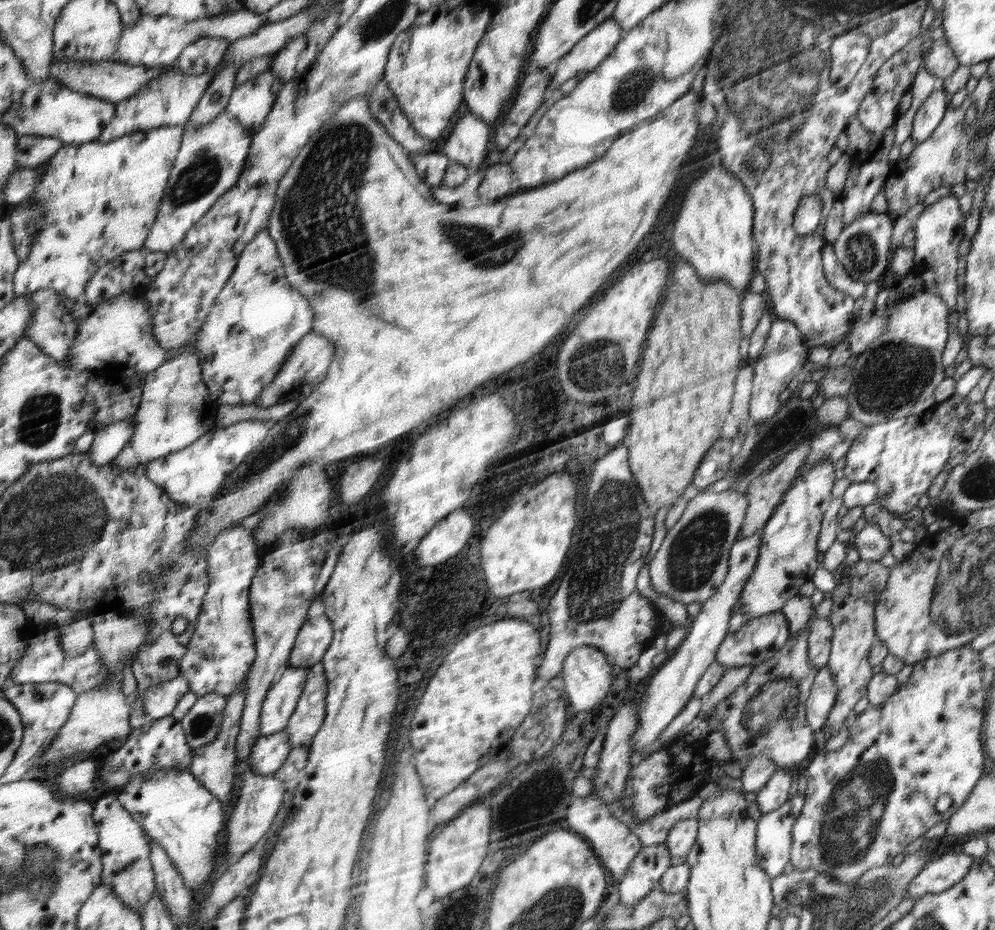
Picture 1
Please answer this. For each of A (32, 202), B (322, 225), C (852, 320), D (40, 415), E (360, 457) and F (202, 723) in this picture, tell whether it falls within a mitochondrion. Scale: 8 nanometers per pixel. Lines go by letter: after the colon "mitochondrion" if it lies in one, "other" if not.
A: other
B: mitochondrion
C: other
D: mitochondrion
E: other
F: mitochondrion

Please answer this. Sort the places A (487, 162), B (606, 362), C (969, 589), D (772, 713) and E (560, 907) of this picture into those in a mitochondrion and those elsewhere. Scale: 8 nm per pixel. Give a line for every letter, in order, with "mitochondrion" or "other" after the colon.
A: other
B: mitochondrion
C: mitochondrion
D: mitochondrion
E: mitochondrion

